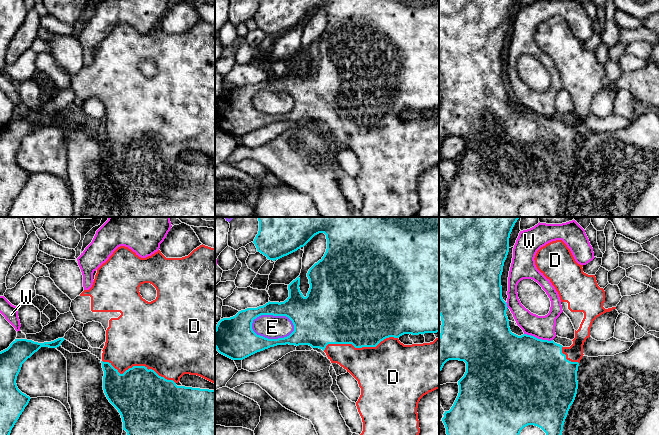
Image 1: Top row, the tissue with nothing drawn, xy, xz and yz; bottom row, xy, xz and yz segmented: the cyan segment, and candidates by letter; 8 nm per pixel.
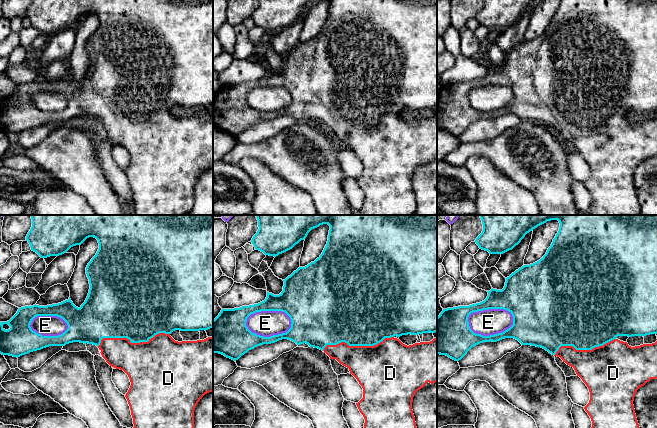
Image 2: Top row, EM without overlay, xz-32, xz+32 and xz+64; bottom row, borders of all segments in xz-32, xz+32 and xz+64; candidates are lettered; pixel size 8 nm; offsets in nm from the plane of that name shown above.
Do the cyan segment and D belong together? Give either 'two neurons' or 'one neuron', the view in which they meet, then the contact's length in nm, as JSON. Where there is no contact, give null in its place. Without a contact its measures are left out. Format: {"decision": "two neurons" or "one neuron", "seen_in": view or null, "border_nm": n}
{"decision": "one neuron", "seen_in": "xy", "border_nm": 600}

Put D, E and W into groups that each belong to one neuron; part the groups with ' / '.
D / E / W

